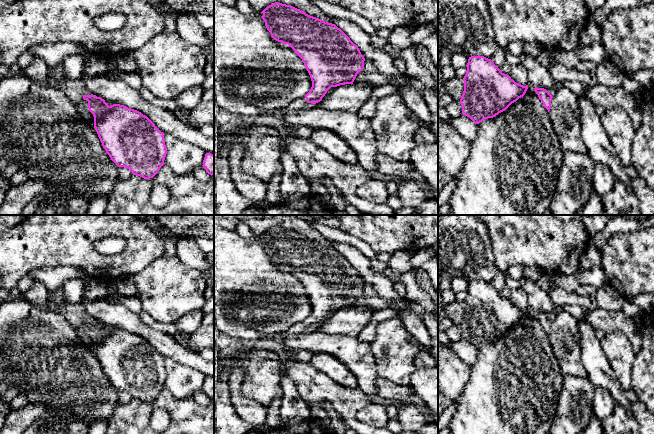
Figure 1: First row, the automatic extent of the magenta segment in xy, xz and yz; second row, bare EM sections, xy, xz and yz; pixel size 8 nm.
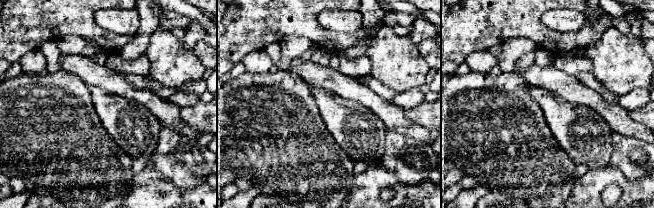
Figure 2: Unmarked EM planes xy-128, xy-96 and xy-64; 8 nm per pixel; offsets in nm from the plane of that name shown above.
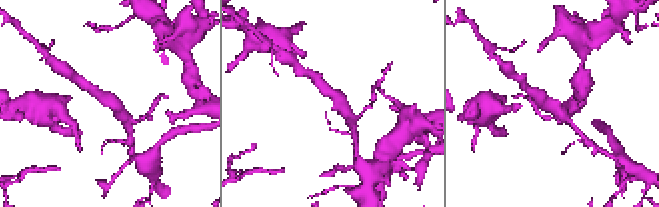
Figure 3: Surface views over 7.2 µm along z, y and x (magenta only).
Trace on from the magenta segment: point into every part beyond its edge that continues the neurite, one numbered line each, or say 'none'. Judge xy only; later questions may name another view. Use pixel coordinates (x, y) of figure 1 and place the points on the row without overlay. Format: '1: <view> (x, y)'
1: xy (75, 313)

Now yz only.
1: yz (556, 310)

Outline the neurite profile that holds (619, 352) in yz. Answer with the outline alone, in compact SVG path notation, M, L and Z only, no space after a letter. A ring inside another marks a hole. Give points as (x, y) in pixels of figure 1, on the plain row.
M620 331L610 332L600 341L600 344L620 386L625 391L631 389L636 354L627 336Z

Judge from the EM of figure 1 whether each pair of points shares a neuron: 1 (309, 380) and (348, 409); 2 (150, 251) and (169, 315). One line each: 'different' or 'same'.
1: same
2: different

